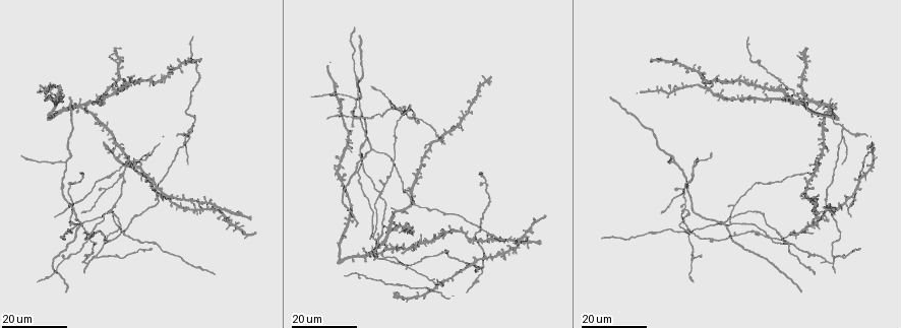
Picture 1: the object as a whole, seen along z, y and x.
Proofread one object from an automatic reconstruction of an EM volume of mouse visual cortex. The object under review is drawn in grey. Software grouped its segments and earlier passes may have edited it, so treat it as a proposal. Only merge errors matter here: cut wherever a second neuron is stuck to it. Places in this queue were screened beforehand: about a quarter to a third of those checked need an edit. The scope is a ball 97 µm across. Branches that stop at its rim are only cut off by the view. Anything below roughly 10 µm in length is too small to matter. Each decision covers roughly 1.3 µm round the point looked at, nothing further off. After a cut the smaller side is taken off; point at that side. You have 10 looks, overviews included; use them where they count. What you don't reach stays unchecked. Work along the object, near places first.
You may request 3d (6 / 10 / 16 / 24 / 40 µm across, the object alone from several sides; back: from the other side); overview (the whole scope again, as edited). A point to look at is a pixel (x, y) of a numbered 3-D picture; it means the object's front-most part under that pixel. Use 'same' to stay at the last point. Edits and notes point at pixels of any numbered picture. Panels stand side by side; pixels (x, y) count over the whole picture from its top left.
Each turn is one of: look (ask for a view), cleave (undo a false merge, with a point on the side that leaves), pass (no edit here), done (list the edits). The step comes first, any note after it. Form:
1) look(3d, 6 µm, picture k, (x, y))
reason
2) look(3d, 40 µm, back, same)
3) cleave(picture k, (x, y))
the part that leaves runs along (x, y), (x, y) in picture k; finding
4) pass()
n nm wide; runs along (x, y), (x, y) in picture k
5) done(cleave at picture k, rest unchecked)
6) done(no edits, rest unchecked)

look(3d, 16 µm, picture 1, (418, 287))
small branch off a trunk

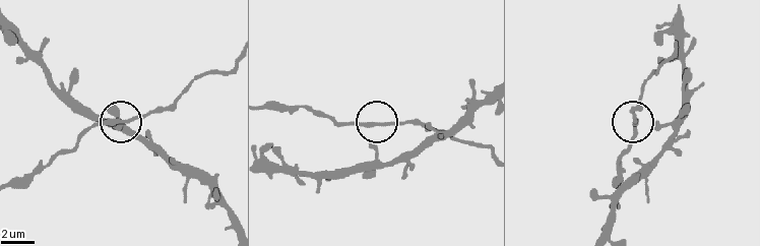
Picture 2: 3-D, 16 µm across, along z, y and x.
look(3d, 10 µm, picture 2, (111, 121))

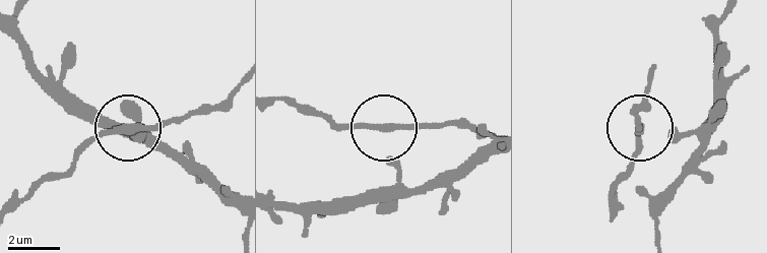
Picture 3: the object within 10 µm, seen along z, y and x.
pass()
side arm 17 µm; runs along (493, 144), (421, 186), (407, 186), (386, 129), (464, 123) in picture 3; continuous, no second neuron

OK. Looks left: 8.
look(3d, 16 µm, picture 1, (94, 258))
branch point

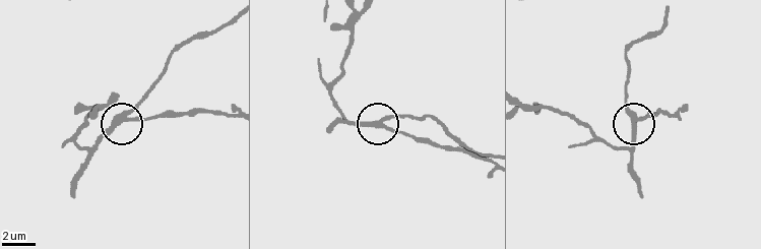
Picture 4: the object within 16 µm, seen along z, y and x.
look(3d, 10 µm, picture 4, (636, 118))

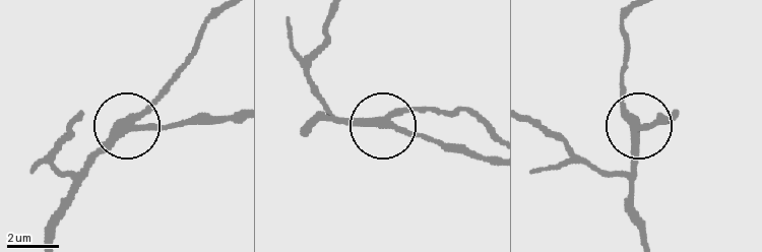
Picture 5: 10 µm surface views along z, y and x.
pass()
side arm 22 µm; 3 arms; one neuron here

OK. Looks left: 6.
look(3d, 16 µm, picture 1, (772, 237))
side arm on a straight run

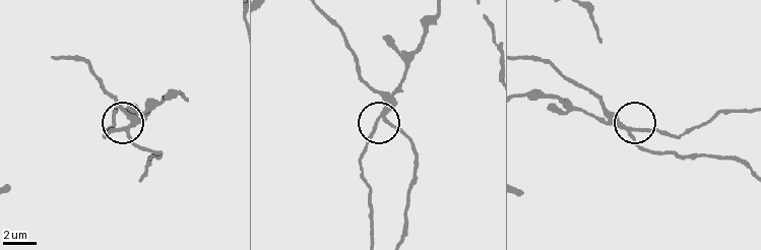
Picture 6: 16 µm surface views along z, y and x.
look(3d, 10 µm, picture 6, (126, 131))

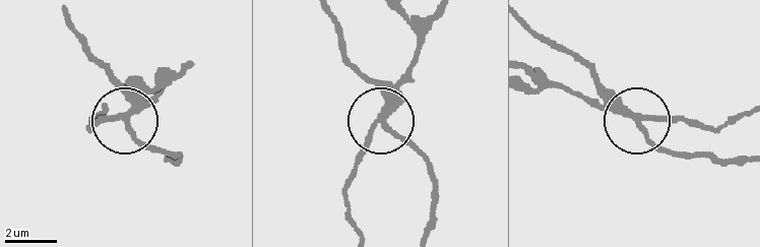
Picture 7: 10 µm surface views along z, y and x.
cleave(picture 7, (112, 116))
side arm 15 µm; the part that leaves runs along (133, 111), (184, 67) in picture 7; two neurons meet here

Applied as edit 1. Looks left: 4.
look(overview)
redraw

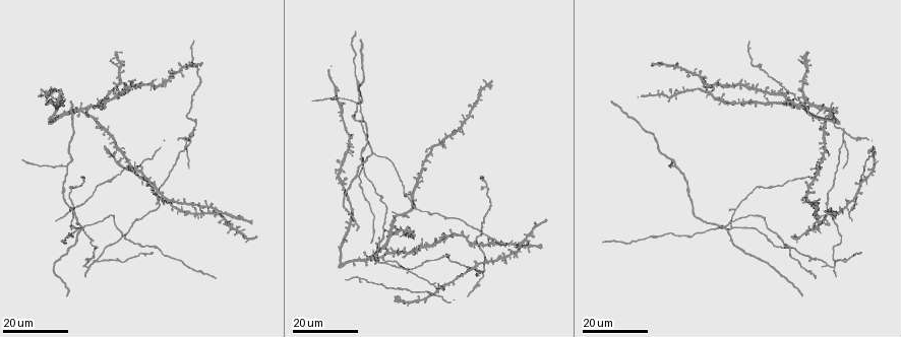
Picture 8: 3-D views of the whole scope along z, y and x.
look(3d, 16 µm, picture 8, (365, 143))
two arms in line, one across

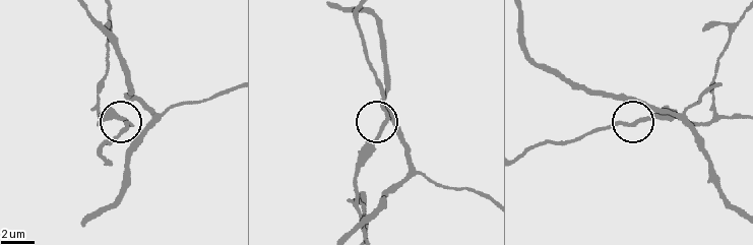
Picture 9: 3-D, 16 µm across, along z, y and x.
look(3d, 6 µm, picture 9, (126, 119))

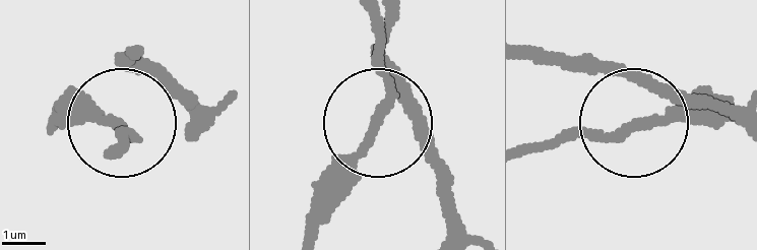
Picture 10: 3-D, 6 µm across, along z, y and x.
pass()
180 nm wide; runs along (307, 229), (317, 185), (383, 109), (379, 21) in picture 10; continuous, no second neuron

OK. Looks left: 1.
done(cleave at picture 7, rest unchecked)

